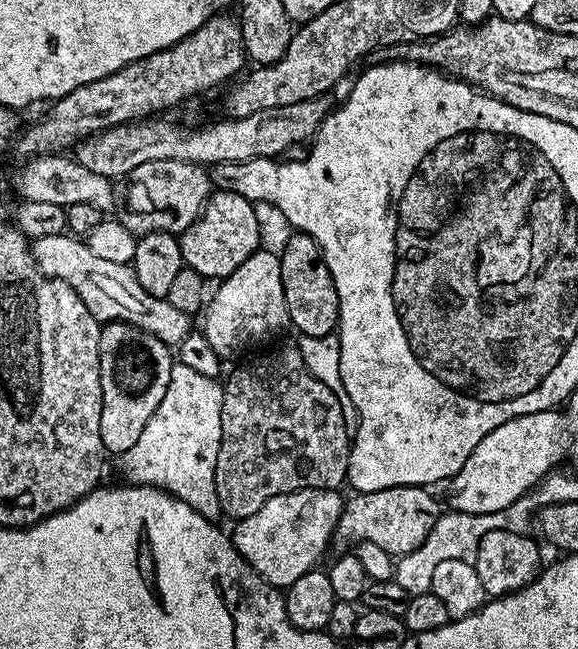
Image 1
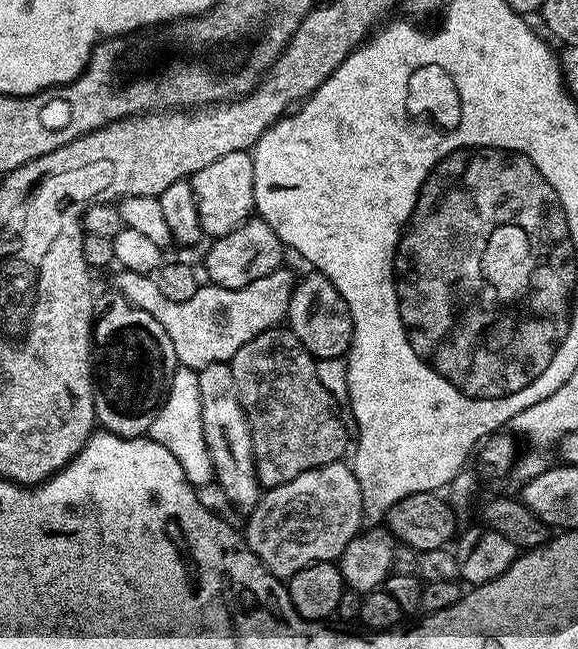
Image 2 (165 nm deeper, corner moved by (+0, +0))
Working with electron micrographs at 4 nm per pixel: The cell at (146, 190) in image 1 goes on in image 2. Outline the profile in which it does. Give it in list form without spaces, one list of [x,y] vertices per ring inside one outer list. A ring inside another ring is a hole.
[[[251,151],[226,154],[226,158],[210,162],[210,166],[205,166],[190,177],[190,183],[198,206],[200,231],[205,237],[215,238],[230,234],[230,230],[234,230],[253,215],[254,162]]]

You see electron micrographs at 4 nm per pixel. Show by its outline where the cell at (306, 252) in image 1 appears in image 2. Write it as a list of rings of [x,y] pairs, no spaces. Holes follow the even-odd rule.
[[[309,271],[309,276],[300,276],[296,287],[292,290],[288,315],[287,327],[302,342],[302,346],[316,360],[339,360],[347,353],[352,345],[352,319],[350,310],[333,286],[321,272]]]

